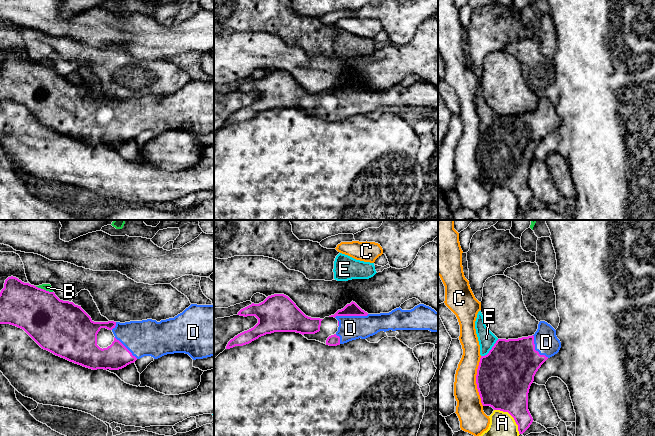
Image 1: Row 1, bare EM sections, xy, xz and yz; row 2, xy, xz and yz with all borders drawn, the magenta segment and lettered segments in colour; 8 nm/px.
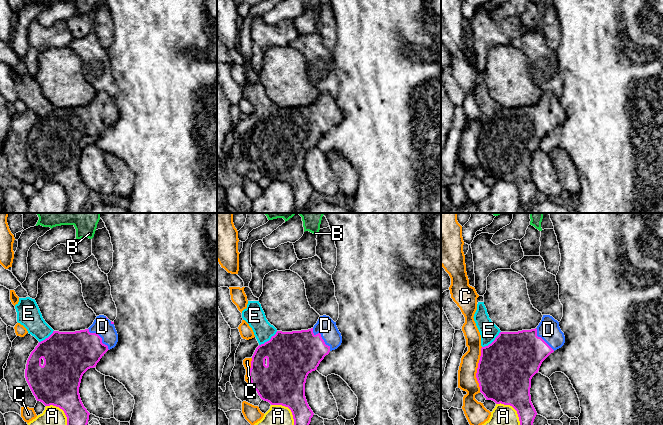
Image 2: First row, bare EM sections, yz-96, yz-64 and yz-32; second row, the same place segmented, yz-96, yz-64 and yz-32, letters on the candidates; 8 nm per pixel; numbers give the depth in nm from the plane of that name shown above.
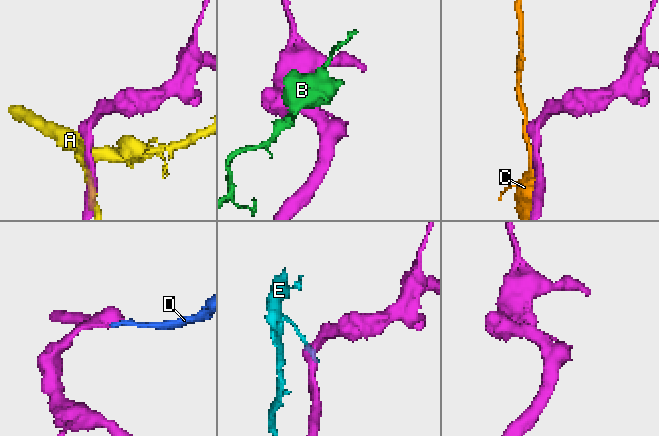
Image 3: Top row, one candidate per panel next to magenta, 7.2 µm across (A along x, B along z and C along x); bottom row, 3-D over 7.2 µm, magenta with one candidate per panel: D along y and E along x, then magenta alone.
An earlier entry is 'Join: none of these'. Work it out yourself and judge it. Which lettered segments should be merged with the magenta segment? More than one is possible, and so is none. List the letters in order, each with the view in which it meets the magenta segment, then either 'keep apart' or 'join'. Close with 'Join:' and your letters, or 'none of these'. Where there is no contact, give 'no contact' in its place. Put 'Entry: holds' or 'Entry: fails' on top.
Entry: fails
A: meets magenta in yz; keep apart
B: meets magenta in xy; keep apart
C: meets magenta in yz; keep apart
D: meets magenta in xz; join
E: meets magenta in yz; keep apart
Join: D

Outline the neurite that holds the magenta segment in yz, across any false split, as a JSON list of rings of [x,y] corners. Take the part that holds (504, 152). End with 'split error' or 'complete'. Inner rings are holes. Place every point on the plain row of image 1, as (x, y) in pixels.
[[[540,97],[534,111],[498,115],[489,129],[481,132],[476,151],[483,182],[508,188],[523,210],[532,200],[528,169],[541,141],[559,128],[556,106]]]; split error

